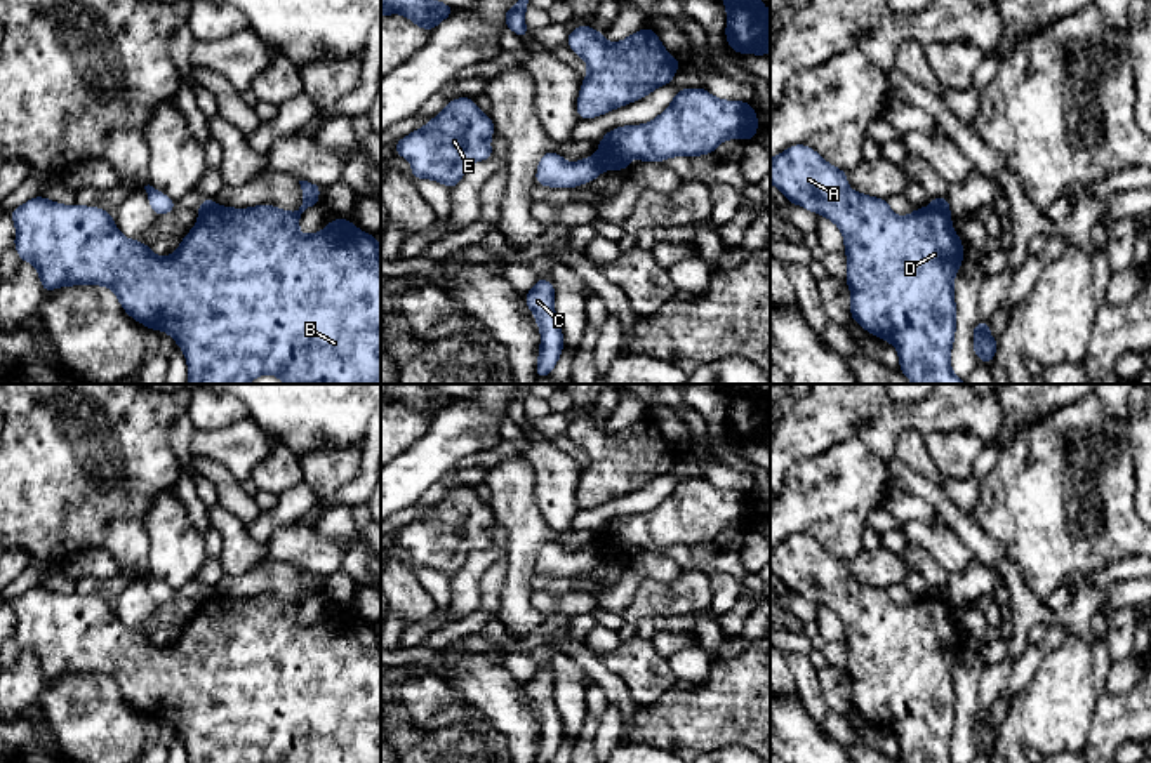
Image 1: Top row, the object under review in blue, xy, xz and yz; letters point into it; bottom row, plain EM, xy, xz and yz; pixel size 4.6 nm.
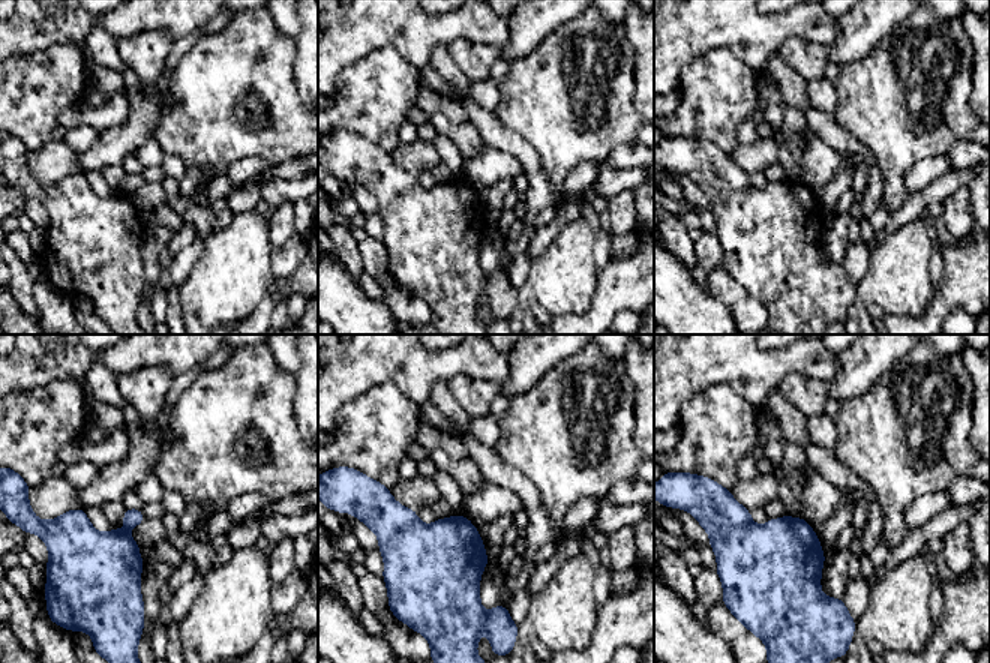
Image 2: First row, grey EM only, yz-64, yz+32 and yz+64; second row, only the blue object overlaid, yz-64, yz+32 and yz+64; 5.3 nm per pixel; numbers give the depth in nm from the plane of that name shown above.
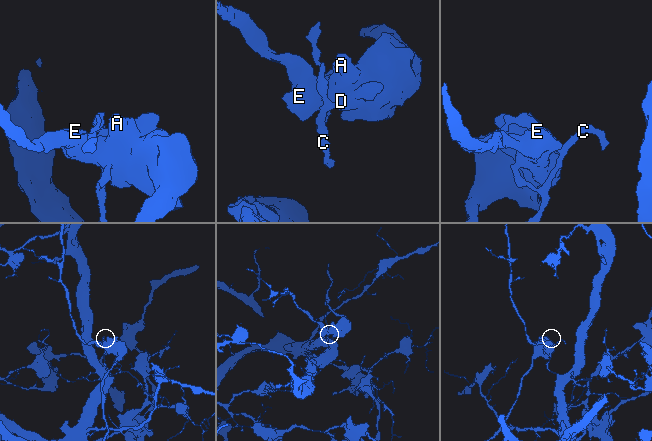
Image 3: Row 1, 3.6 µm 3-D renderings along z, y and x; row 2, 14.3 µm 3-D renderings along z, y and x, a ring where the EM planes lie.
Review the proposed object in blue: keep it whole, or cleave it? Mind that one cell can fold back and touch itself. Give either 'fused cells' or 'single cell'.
single cell

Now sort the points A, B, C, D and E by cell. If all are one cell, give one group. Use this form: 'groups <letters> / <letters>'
groups A B C D E

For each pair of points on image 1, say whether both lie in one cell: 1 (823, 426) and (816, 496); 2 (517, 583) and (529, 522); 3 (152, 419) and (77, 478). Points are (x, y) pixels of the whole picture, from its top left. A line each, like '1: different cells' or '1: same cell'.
1: different cells
2: same cell
3: same cell

